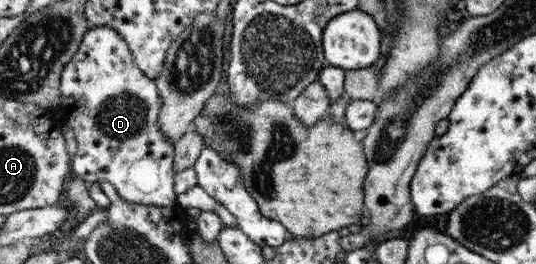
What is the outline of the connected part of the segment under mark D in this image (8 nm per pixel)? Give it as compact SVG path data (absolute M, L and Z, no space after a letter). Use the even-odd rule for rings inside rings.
M90 26L77 54L62 72L61 92L60 104L68 104L71 109L67 123L72 127L78 145L77 152L71 159L74 175L88 183L109 181L124 201L162 207L177 205L176 170L173 168L176 150L174 143L165 137L157 125L161 108L160 90L153 78L136 65L129 42L117 29L110 26Z

